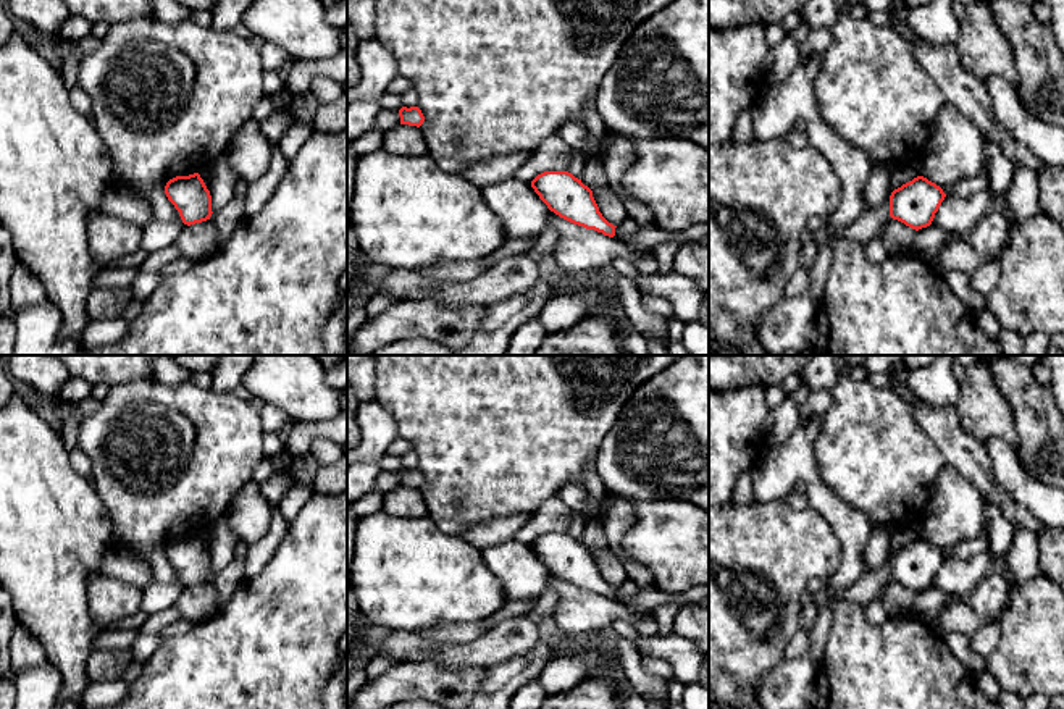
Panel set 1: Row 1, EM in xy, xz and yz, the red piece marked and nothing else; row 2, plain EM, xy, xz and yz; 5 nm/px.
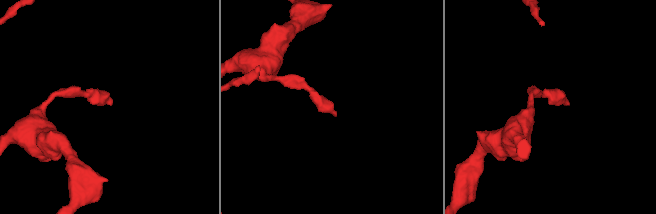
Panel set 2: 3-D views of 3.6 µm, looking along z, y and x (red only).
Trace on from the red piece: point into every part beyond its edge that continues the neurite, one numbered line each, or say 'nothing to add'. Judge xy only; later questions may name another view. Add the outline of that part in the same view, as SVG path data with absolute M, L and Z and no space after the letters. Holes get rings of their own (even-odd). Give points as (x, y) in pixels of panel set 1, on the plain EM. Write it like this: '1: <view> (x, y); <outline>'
nothing to add

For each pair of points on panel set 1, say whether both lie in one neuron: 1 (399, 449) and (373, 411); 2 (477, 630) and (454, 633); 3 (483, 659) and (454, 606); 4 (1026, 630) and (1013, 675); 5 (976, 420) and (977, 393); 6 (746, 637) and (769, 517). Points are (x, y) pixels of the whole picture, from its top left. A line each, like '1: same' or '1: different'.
1: different
2: same
3: different
4: same
5: same
6: same

